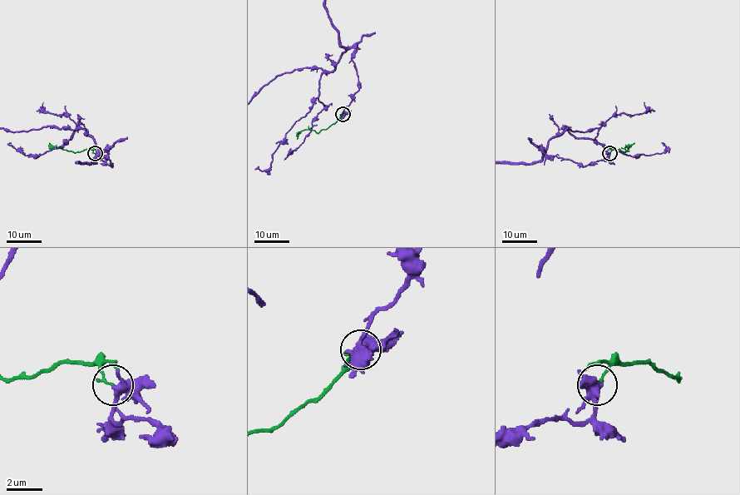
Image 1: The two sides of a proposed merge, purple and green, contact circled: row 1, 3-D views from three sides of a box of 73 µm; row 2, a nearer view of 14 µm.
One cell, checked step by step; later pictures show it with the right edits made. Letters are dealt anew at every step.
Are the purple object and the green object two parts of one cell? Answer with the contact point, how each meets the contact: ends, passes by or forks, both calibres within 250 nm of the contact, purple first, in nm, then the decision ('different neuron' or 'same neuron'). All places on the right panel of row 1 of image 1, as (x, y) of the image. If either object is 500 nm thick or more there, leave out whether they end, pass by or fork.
at (609, 153); purple forks there; green ends there; 320 nm thick on the purple side, 130 nm on the other; different neuron

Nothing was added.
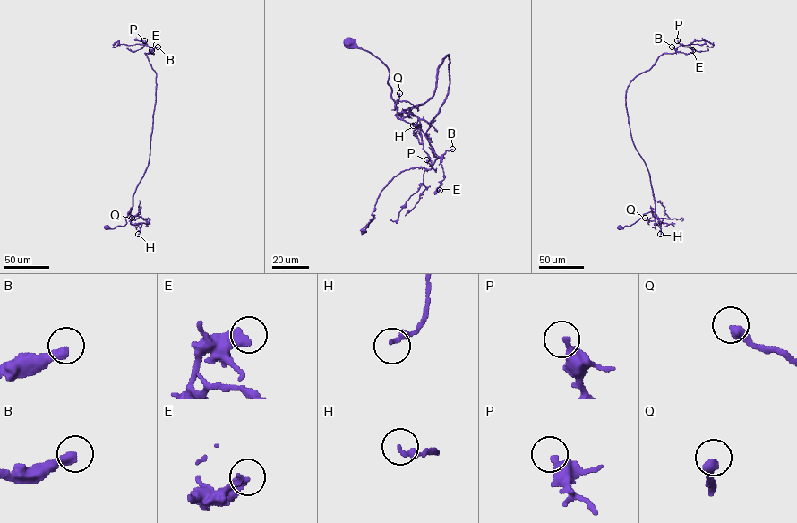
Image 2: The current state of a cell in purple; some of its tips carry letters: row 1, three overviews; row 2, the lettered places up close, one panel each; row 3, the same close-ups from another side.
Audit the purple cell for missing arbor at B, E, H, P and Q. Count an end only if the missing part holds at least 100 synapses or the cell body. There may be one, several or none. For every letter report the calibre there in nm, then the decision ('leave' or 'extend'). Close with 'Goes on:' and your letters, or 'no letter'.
B: calibre 380 nm; extend
E: calibre 440 nm; leave
H: calibre 200 nm; leave
P: calibre 280 nm; leave
Q: calibre 400 nm; leave
Goes on: B

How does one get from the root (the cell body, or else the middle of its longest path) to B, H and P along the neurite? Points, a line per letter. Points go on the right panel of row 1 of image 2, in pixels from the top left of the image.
B: (619, 227), (629, 226), (655, 209), (649, 173), (631, 134), (626, 90), (658, 56), (674, 53), (672, 47)
H: (619, 227), (629, 226), (644, 214), (654, 211), (655, 222), (657, 225), (661, 223), (660, 234)
P: (619, 227), (629, 226), (655, 209), (649, 173), (631, 134), (626, 90), (658, 56), (674, 53), (677, 40)

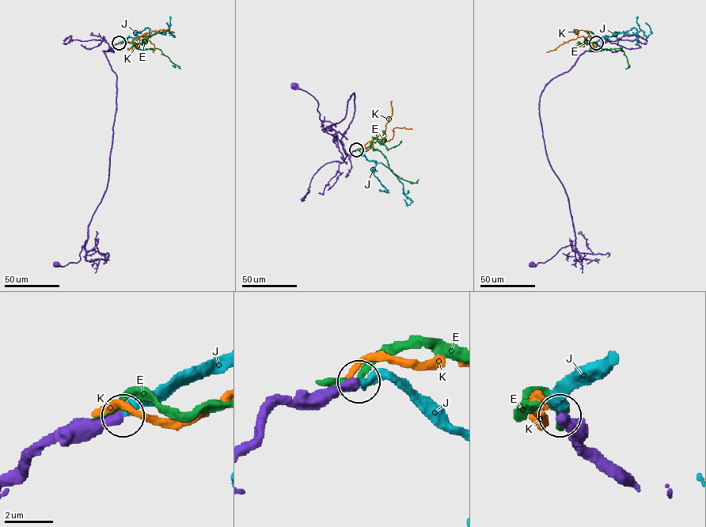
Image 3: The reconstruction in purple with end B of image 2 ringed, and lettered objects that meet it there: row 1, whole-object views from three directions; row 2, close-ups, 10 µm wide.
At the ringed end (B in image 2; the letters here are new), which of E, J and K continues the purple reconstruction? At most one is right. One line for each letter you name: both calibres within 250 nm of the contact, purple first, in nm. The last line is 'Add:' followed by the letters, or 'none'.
J: calibres 400 and 360 nm
Add: J

